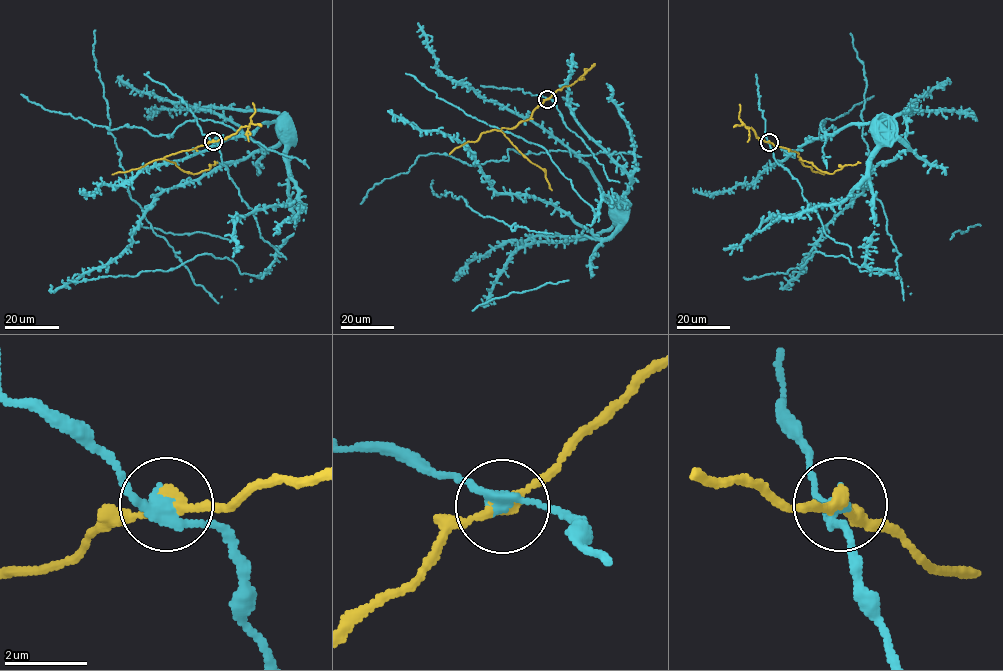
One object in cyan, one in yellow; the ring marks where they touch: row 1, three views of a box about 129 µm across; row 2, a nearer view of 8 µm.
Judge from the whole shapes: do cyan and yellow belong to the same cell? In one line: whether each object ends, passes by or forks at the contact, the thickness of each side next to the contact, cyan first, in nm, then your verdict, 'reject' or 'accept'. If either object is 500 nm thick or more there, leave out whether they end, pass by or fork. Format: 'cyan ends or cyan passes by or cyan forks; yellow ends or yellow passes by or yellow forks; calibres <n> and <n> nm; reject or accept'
cyan passes by; yellow passes by; calibres 300 and 280 nm; reject

